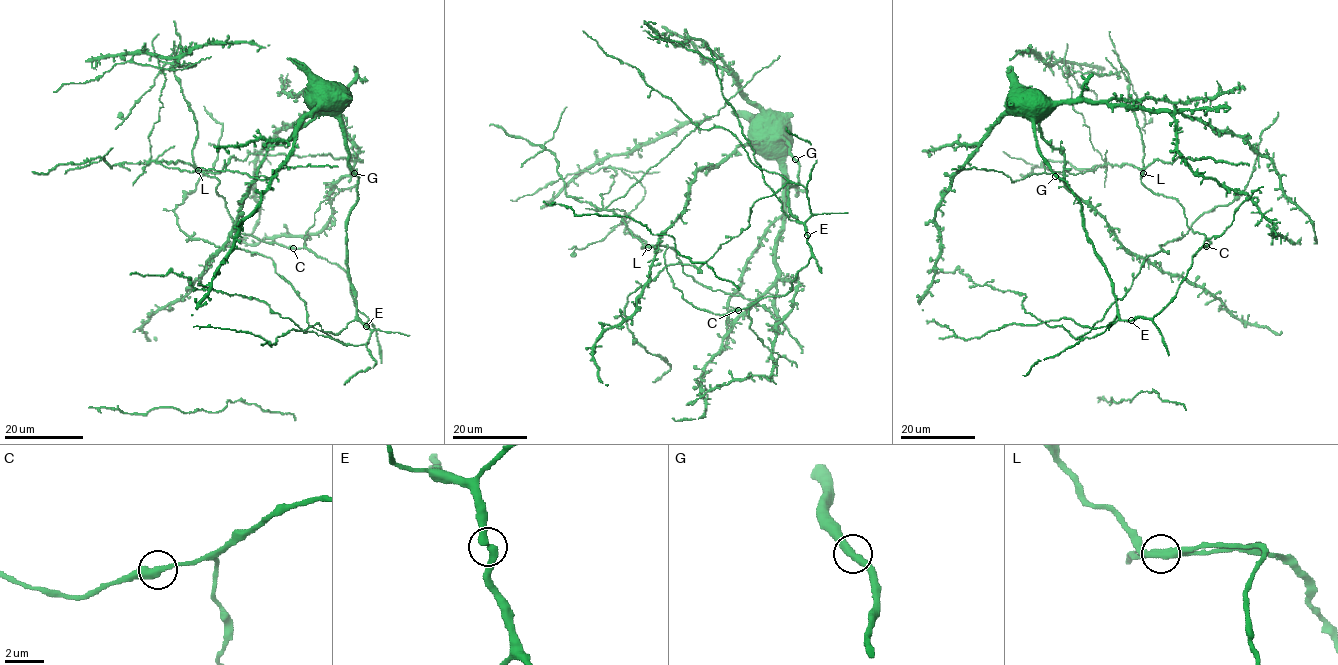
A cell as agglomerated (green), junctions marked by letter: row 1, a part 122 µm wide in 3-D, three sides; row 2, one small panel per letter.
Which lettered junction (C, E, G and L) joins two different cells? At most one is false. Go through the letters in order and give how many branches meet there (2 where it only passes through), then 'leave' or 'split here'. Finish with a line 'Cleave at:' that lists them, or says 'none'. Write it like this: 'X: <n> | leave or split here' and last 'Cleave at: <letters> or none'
C: 2 | leave
E: 2 | leave
G: 2 | leave
L: 2 | split here
Cleave at: L

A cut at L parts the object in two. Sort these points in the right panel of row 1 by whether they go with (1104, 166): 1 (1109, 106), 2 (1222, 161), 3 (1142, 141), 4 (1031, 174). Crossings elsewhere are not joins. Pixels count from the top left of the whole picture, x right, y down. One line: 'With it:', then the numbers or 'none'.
With it: 2, 4

